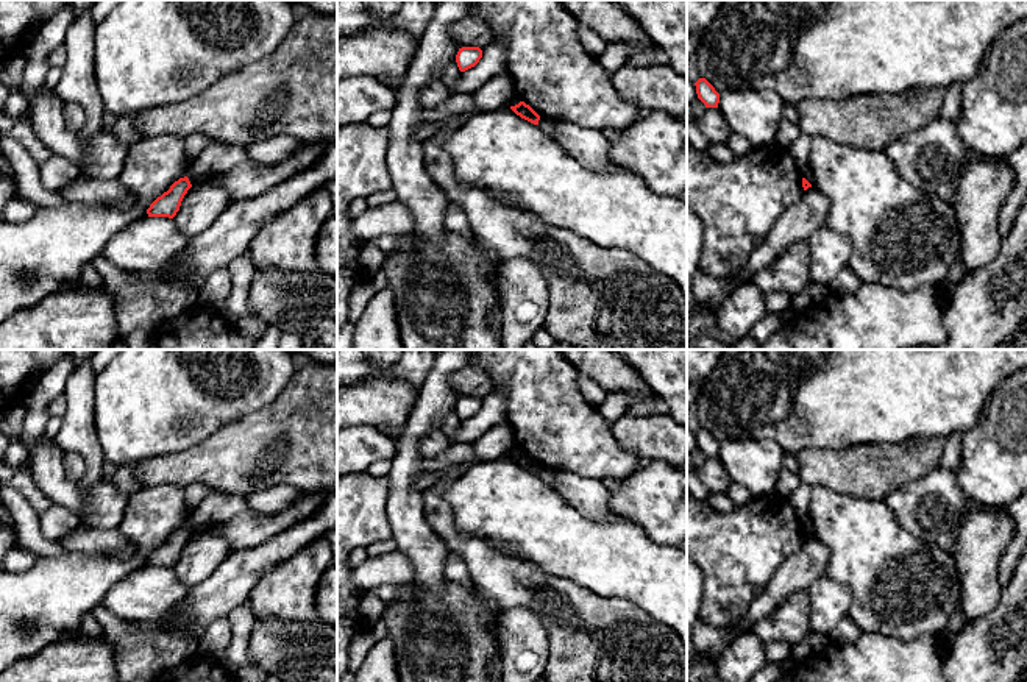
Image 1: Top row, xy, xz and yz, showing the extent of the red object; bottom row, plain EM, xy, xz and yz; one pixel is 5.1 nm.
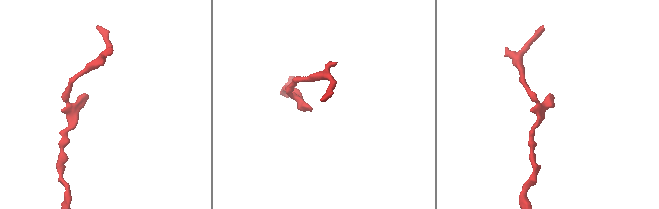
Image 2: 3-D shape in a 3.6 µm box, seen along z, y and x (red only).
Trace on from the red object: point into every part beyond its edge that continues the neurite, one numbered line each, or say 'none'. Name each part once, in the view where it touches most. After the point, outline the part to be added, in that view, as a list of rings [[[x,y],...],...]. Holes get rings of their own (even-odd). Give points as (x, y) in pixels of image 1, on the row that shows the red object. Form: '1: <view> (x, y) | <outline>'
none

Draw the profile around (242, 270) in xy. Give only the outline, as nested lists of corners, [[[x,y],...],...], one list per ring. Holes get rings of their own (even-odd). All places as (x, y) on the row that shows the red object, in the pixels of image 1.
[[[242,254],[236,261],[233,261],[226,270],[231,275],[231,292],[225,304],[225,315],[231,321],[237,321],[239,318],[254,315],[248,293],[254,278],[254,264],[248,254]]]

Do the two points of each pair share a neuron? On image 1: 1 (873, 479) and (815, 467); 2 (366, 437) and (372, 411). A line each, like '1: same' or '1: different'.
1: same
2: different

